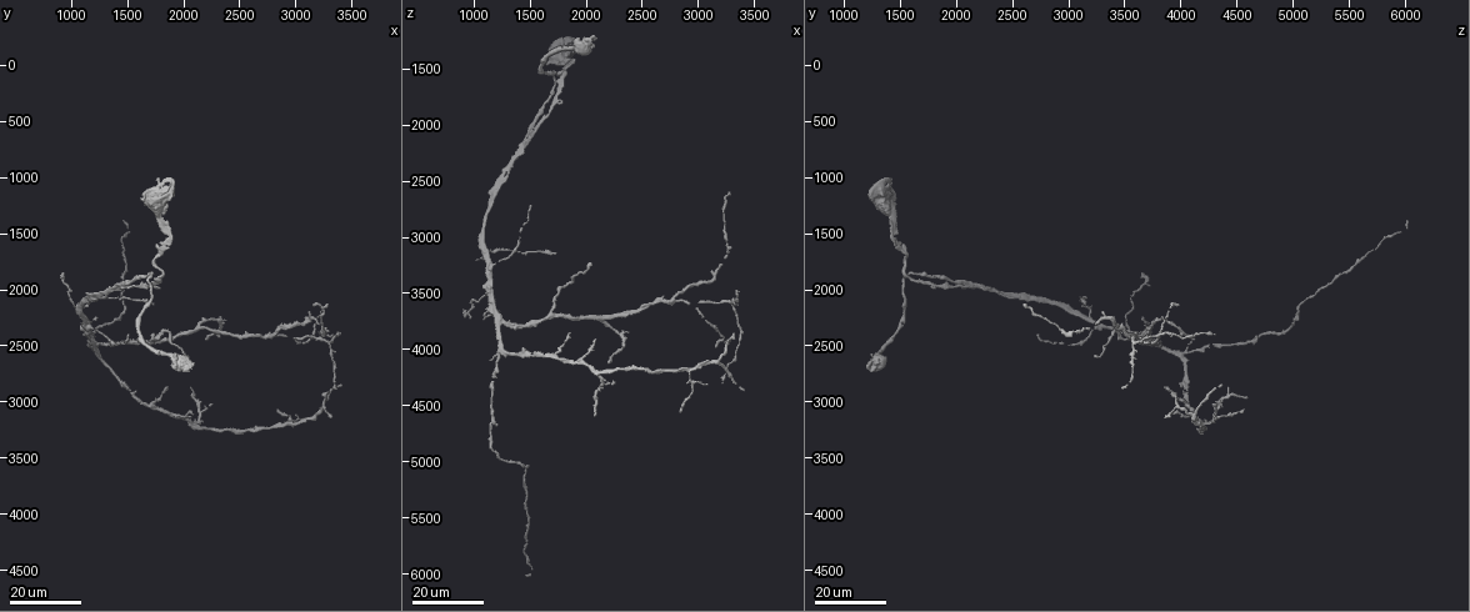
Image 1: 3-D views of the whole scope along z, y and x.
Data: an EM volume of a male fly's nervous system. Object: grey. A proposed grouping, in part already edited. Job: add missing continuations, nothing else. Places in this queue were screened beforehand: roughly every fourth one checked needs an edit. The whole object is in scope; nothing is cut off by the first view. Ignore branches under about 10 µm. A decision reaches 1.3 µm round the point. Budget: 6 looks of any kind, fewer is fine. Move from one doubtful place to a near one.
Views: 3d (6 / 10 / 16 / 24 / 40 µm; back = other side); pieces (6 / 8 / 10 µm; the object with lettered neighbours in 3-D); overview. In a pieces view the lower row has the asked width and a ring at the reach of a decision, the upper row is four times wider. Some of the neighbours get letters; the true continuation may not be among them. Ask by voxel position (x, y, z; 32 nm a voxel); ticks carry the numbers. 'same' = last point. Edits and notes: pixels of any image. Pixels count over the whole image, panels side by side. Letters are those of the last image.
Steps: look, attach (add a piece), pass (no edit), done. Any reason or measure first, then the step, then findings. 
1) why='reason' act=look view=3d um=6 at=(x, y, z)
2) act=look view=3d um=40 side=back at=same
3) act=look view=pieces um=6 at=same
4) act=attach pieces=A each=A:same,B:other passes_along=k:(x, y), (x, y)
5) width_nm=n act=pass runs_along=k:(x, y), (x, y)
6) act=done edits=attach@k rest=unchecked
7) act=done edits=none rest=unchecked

act=look view=3d um=16 at=(3260, 2140, 2600)

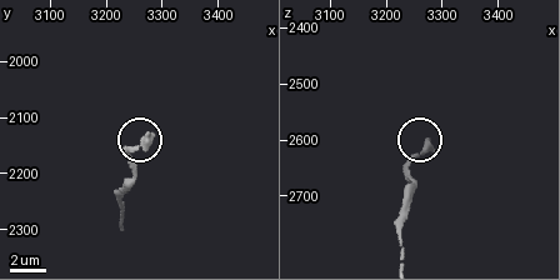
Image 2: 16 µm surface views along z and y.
why='see the neighbours' act=look view=pieces um=6 at=(3275, 2130, 2605)

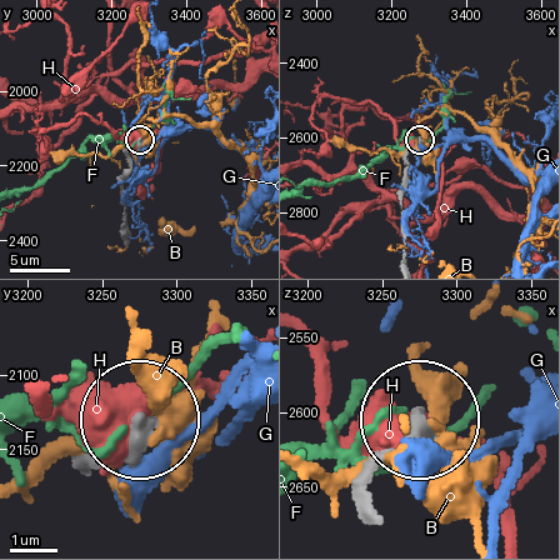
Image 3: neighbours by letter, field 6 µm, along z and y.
act=pass each=B:other,F:other,G:other,H:other runs_along=3:(128, 233), (121, 178), (131, 164), (128, 153), (139, 141) found='no lettered piece goes on from it'

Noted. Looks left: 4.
act=look view=3d um=24 at=(2080, 2960, 4580)

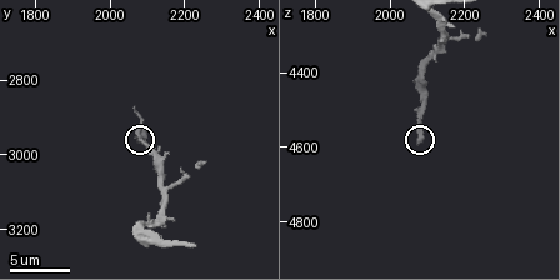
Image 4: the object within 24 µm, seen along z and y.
act=look view=3d um=10 at=same

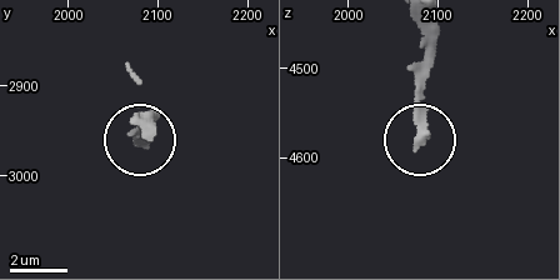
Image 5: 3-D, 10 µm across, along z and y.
act=look view=pieces um=6 at=(2080, 2965, 4585)

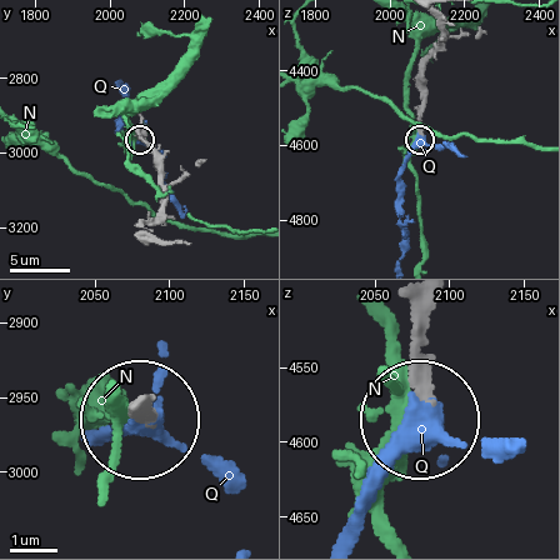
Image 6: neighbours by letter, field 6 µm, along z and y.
act=attach pieces=Q each=N:other,Q:same found='it goes on there'

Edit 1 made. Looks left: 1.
act=done edits=attach@6 rest=unchecked

